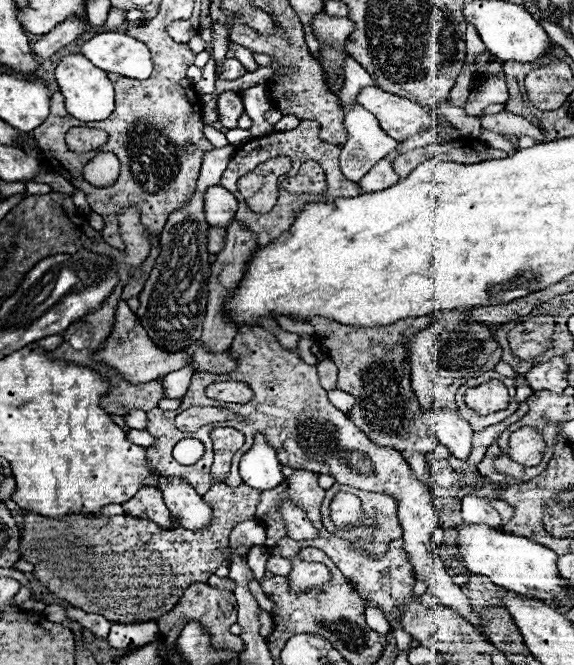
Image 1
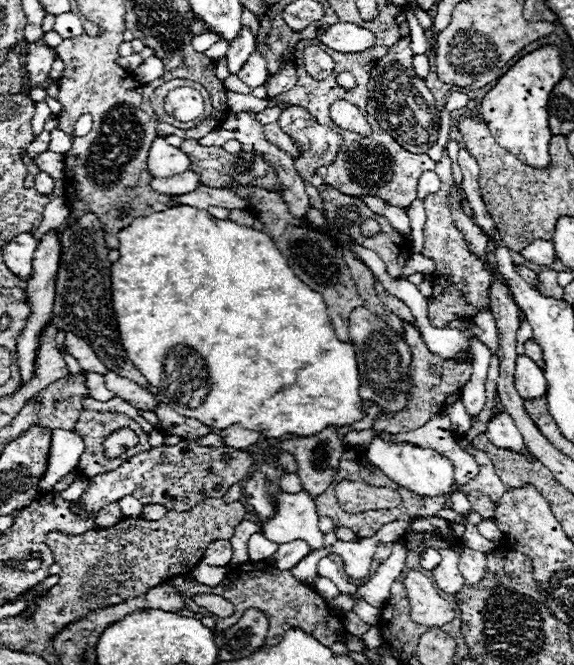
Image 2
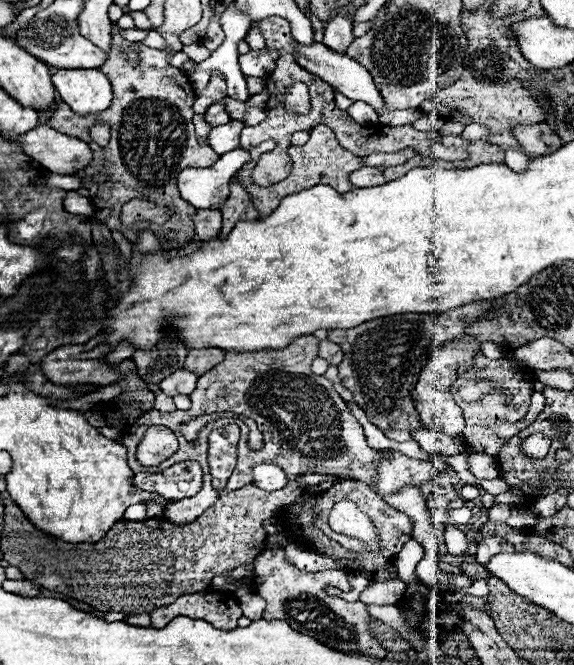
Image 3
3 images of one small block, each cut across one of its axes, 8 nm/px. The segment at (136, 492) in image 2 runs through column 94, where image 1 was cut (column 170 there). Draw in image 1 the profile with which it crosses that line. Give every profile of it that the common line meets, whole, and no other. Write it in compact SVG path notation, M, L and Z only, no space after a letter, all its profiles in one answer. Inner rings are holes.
M160 476L156 488L162 492L164 504L170 510L170 514L178 516L184 528L196 530L204 528L210 522L210 506L194 492L194 488L184 478Z

